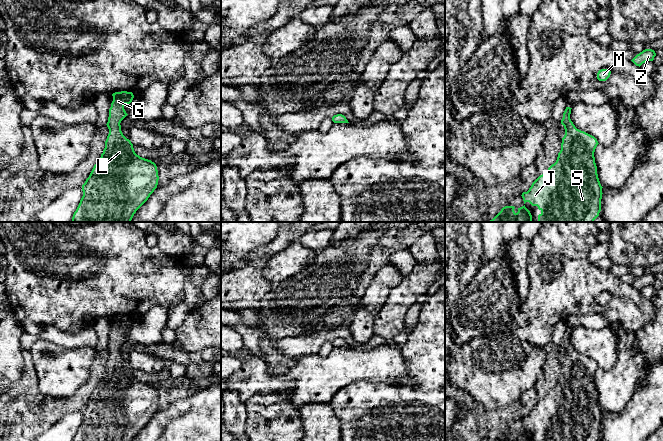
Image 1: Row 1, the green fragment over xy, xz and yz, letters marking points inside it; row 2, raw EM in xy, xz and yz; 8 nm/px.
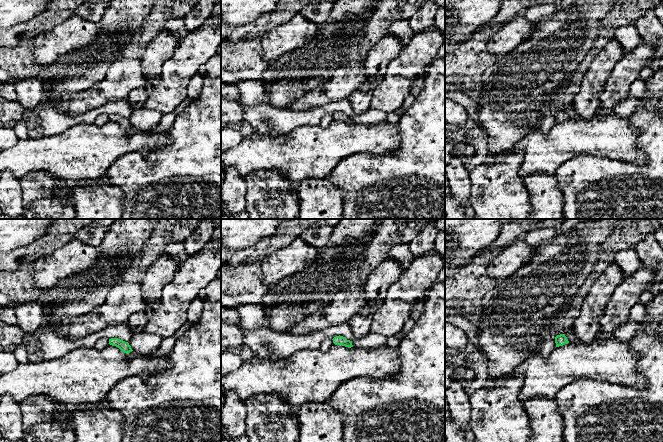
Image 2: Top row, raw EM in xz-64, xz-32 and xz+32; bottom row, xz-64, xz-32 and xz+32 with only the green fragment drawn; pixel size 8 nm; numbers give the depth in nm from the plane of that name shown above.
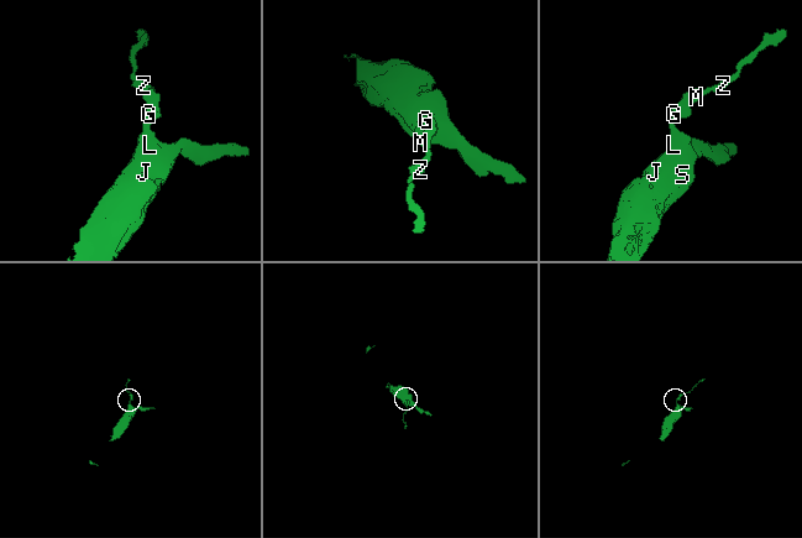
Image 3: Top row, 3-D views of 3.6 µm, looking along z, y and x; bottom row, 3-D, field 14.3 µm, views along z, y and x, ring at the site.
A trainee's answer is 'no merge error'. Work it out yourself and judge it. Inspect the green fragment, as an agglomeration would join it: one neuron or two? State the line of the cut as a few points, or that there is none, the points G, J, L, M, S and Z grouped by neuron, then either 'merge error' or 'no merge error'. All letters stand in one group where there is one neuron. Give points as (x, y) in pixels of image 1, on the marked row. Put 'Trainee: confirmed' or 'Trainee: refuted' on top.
Trainee: confirmed
no cut | G J L M S Z | no merge error

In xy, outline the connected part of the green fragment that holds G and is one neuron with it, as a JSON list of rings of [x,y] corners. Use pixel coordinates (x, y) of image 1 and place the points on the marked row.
[[[132,92],[112,94],[105,148],[89,177],[82,185],[83,196],[73,214],[72,222],[131,222],[136,211],[148,200],[158,185],[157,166],[137,155],[133,144],[121,131],[121,121],[128,115],[124,109],[134,98]]]

